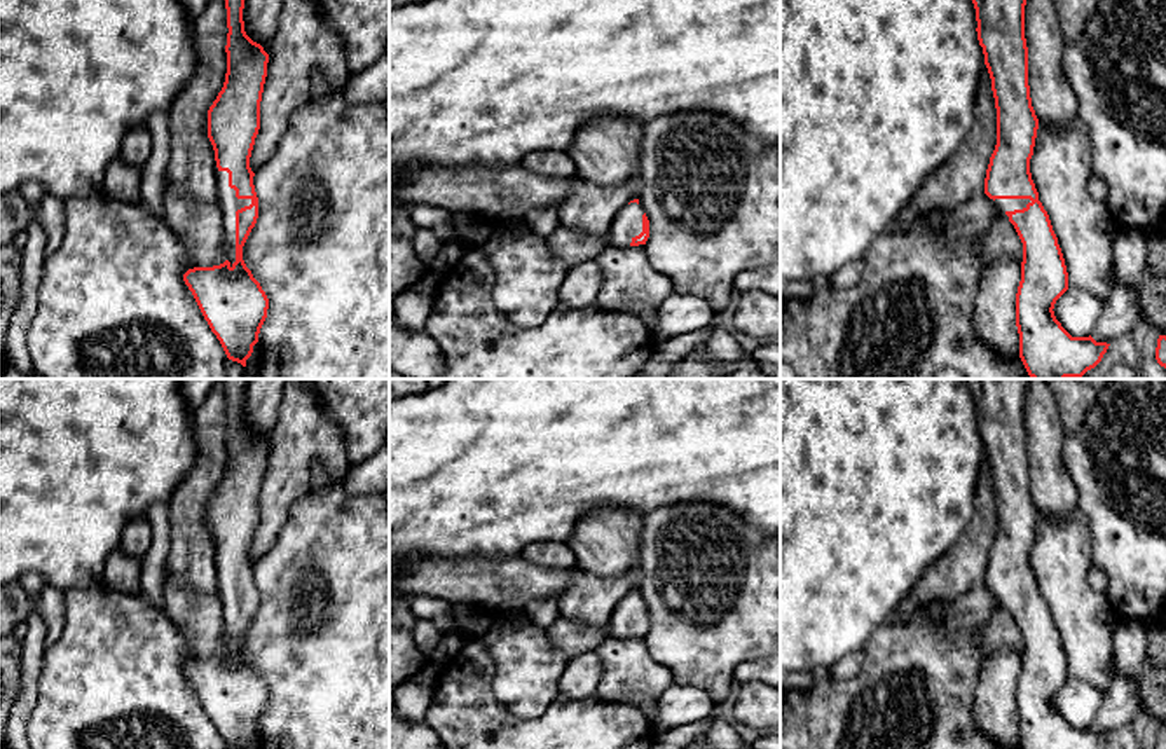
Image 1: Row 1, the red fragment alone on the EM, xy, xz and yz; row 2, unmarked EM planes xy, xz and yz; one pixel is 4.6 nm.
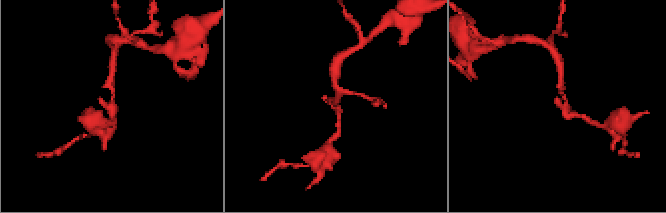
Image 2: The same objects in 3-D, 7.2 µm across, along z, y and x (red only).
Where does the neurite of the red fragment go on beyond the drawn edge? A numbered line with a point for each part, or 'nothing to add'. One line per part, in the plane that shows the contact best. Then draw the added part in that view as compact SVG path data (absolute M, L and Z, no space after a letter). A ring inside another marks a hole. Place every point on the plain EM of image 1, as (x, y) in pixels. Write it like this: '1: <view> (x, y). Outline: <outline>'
1: xy (227, 592). Outline: M216 559L216 590L223 608L225 648L236 653L236 602L250 597L251 590L237 590L236 581L229 578L229 564Z

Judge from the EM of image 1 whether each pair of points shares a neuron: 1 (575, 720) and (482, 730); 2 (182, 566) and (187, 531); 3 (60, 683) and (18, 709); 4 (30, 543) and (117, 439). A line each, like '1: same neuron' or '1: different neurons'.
1: same neuron
2: same neuron
3: different neurons
4: same neuron

